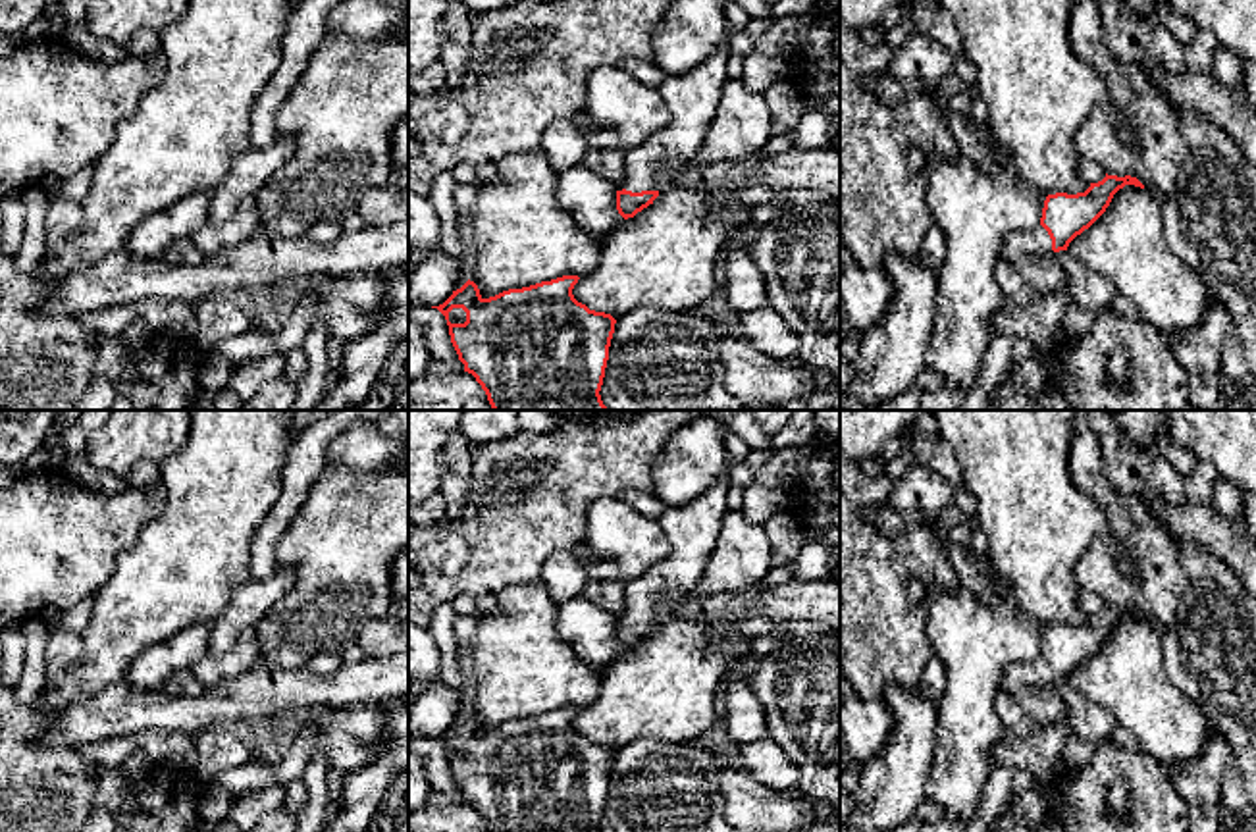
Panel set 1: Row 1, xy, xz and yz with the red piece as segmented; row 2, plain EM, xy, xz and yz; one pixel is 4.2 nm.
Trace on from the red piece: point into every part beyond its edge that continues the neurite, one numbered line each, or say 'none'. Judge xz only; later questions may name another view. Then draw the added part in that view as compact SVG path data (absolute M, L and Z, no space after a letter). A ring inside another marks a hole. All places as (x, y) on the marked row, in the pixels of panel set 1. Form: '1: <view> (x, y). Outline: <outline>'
1: xz (692, 99). Outline: M722 42L697 67L663 79L657 91L672 119L647 141L624 152L626 191L663 193L670 183L668 168L695 160L728 81L726 60L730 54L728 42Z

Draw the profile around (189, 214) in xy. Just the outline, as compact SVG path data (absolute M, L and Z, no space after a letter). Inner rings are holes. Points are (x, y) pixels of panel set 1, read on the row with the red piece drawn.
M195 193L175 206L146 218L129 237L127 250L141 258L162 258L177 239L191 237L208 220L208 195Z

